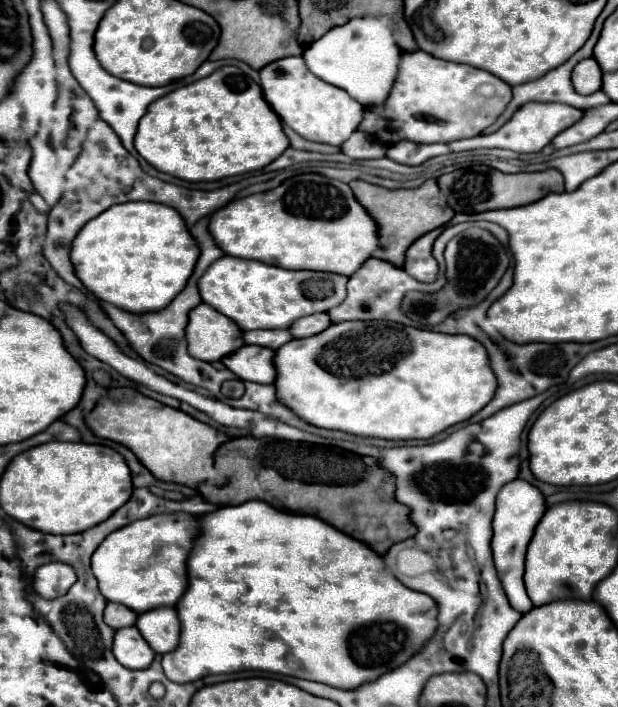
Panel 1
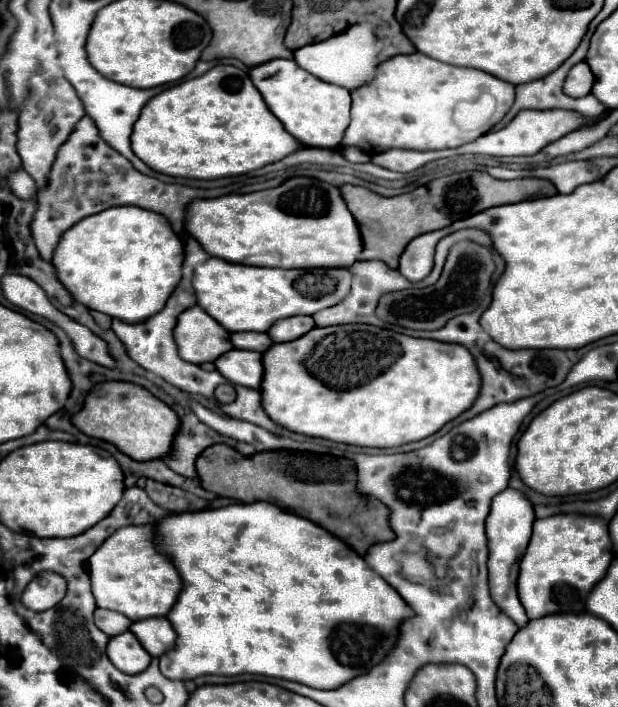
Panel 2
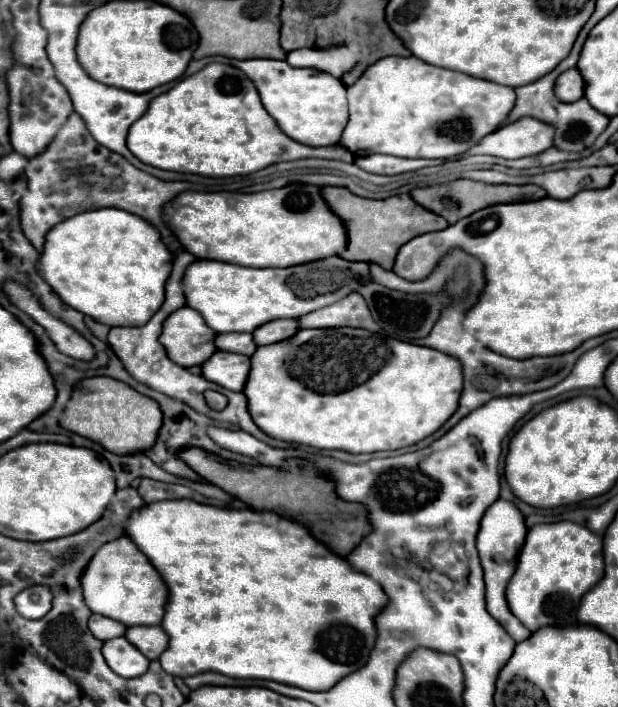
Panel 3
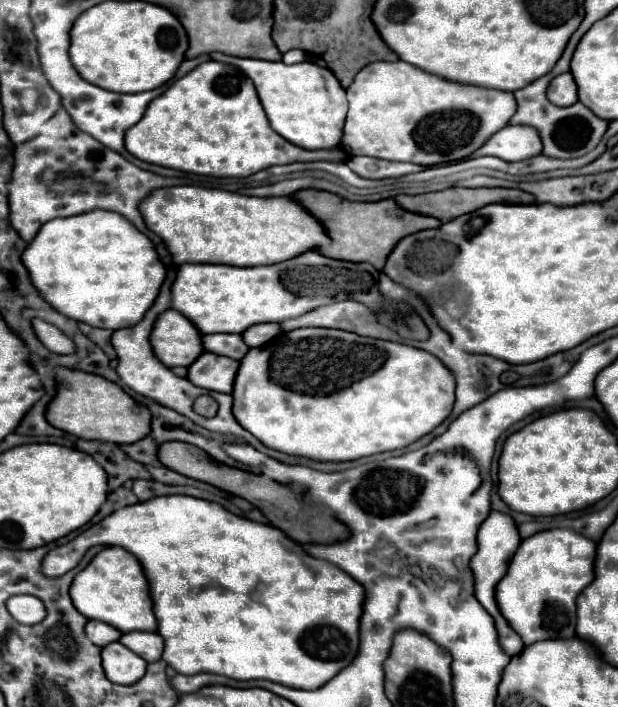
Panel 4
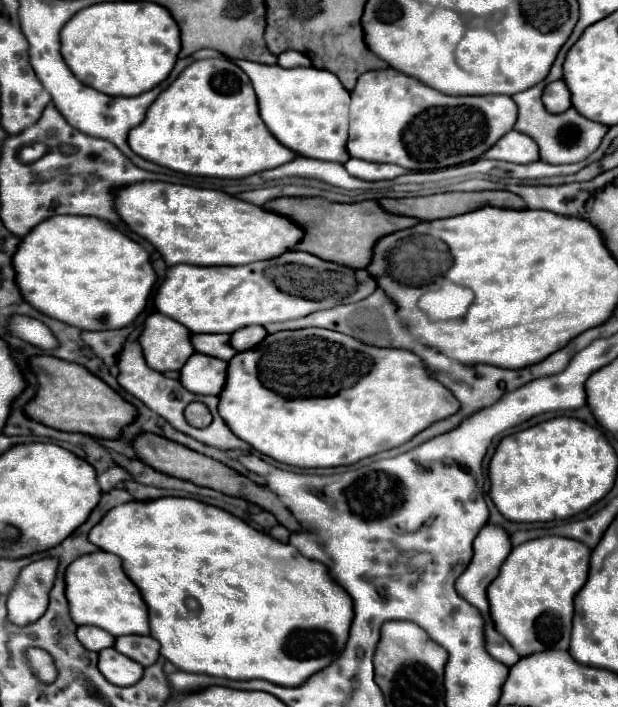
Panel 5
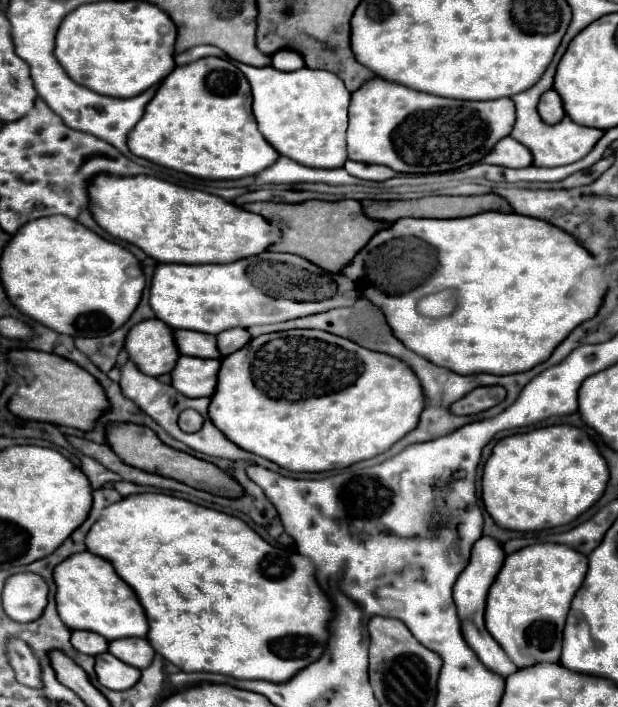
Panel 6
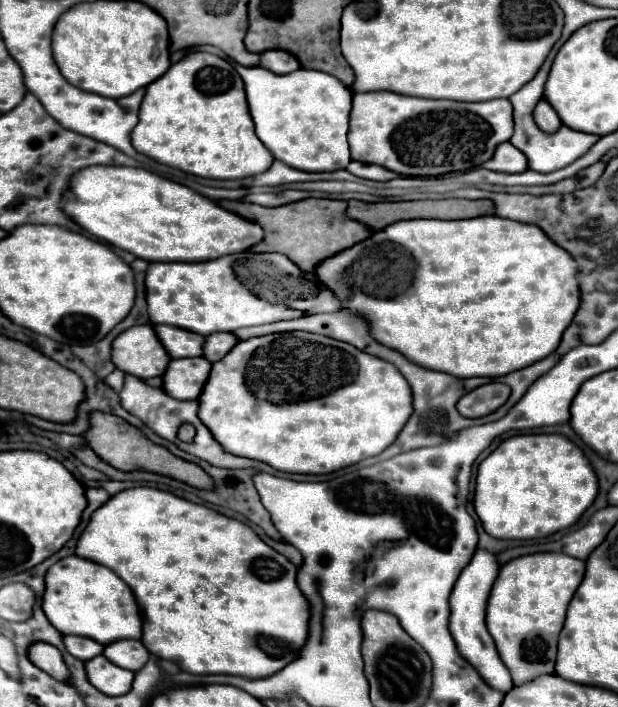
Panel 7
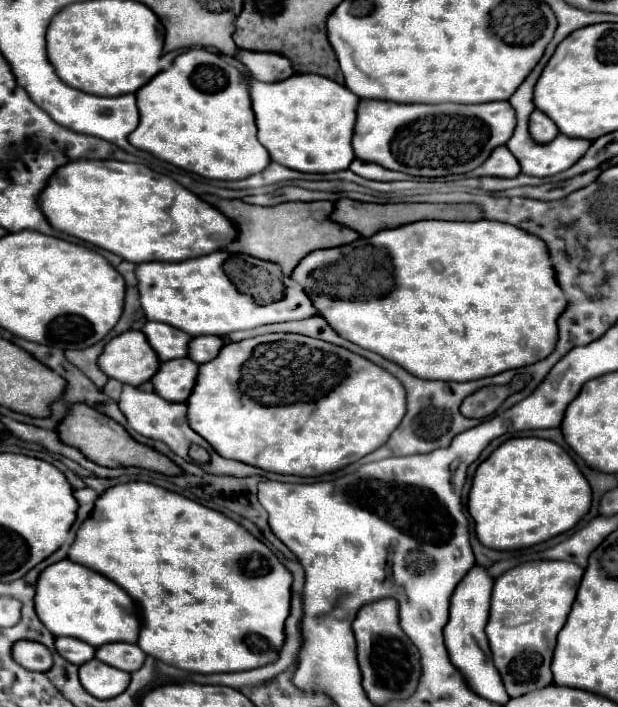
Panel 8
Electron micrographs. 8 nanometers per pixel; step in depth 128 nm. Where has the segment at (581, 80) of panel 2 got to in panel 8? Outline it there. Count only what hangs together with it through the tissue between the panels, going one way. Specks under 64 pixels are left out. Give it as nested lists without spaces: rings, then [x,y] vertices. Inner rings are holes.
[[[534,110],[534,112],[530,114],[528,130],[530,130],[532,140],[538,142],[538,144],[548,144],[548,142],[552,142],[552,140],[558,136],[556,124],[554,124],[546,114],[542,114],[540,110]]]

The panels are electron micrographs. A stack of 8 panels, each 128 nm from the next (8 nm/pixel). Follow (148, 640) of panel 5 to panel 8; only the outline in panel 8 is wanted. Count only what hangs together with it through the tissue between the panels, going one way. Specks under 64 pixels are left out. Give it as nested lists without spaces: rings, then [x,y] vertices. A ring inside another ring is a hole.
[[[116,642],[116,644],[104,644],[96,650],[96,658],[112,668],[124,670],[124,672],[134,672],[144,664],[146,654],[136,646],[136,644],[126,644],[126,642]]]

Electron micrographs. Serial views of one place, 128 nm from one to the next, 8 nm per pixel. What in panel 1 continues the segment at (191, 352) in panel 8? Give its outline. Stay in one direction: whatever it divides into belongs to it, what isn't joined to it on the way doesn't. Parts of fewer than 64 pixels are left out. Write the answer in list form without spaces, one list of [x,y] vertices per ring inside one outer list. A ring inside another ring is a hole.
[[[312,314],[312,316],[298,318],[288,330],[294,338],[308,338],[308,336],[314,336],[314,334],[326,330],[330,324],[332,322],[330,322],[328,314]]]

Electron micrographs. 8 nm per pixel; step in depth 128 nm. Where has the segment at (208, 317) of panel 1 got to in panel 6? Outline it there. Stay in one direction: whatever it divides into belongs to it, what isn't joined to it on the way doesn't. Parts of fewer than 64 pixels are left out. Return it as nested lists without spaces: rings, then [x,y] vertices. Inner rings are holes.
[[[158,318],[132,326],[124,348],[130,360],[148,376],[168,374],[180,356],[172,342],[172,328],[164,326]]]

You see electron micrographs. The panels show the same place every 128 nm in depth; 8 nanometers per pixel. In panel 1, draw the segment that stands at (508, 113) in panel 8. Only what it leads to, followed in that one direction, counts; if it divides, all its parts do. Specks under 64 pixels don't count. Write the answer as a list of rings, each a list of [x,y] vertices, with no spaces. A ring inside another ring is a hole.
[[[422,50],[404,52],[398,62],[398,74],[388,98],[382,104],[366,106],[358,130],[372,136],[384,146],[394,146],[402,140],[410,140],[416,144],[454,142],[478,136],[486,126],[490,126],[498,118],[498,114],[504,112],[510,100],[512,88],[494,74],[488,74],[468,64],[438,60]],[[482,84],[490,84],[494,88],[494,98],[490,98],[488,102],[486,118],[476,116],[468,122],[464,118],[464,110],[476,106],[476,88]]]

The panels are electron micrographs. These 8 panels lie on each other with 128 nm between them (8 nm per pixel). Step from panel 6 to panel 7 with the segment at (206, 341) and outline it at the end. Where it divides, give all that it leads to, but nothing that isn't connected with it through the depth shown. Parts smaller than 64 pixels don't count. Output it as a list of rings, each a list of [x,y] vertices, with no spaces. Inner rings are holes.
[[[158,324],[158,326],[154,326],[154,330],[170,358],[202,356],[204,336],[192,334],[190,330],[182,330],[176,326],[166,326],[166,324]]]

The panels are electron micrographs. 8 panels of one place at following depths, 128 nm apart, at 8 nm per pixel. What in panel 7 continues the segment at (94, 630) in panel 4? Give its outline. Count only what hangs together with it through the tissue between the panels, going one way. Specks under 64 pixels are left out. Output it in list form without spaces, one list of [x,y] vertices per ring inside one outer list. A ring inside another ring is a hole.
[[[64,636],[64,646],[74,658],[82,662],[88,662],[94,656],[100,656],[104,650],[104,646],[100,646],[98,642],[92,642],[90,638],[80,638],[80,636]]]

